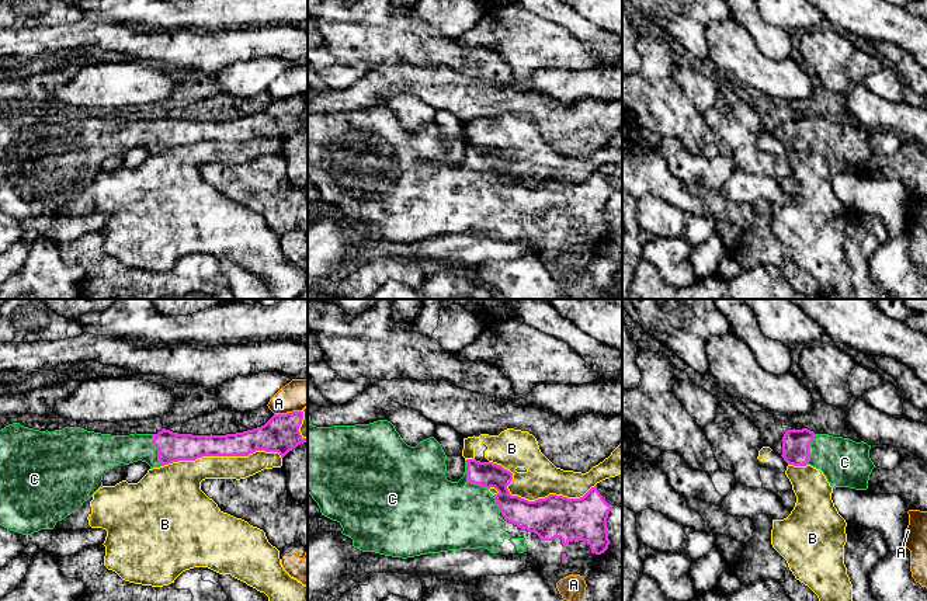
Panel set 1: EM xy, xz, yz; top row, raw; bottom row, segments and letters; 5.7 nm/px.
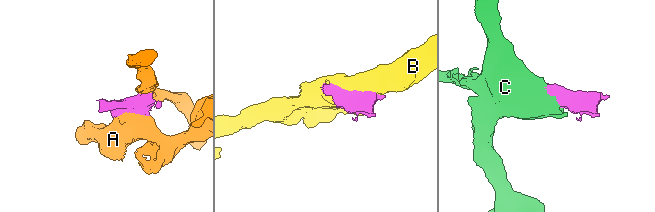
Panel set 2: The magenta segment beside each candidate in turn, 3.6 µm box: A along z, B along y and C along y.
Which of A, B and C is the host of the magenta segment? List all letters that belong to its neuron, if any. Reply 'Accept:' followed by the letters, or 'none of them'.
Accept: C

